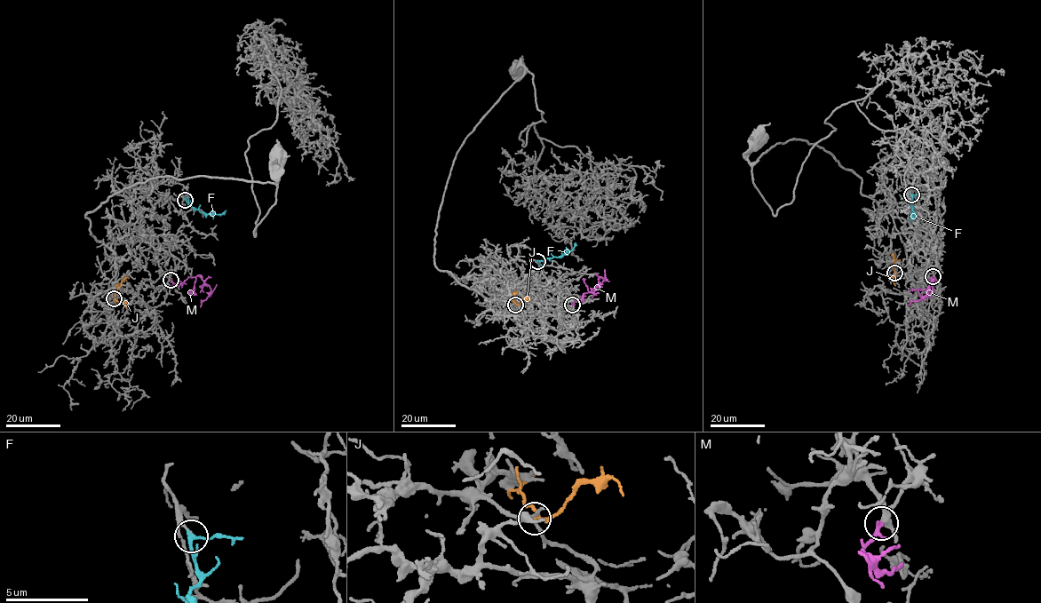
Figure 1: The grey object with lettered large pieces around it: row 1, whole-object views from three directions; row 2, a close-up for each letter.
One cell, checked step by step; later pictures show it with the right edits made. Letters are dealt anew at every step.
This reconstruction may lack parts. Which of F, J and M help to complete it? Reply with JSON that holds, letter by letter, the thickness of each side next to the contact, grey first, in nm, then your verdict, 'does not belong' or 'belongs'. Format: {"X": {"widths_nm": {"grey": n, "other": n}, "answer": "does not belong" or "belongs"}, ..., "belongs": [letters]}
{"F": {"widths_nm": {"grey": 130, "other": 160}, "answer": "does not belong"}, "J": {"widths_nm": {"grey": 180, "other": 140}, "answer": "does not belong"}, "M": {"widths_nm": {"grey": 280, "other": 200}, "answer": "belongs"}, "belongs": ["M"]}

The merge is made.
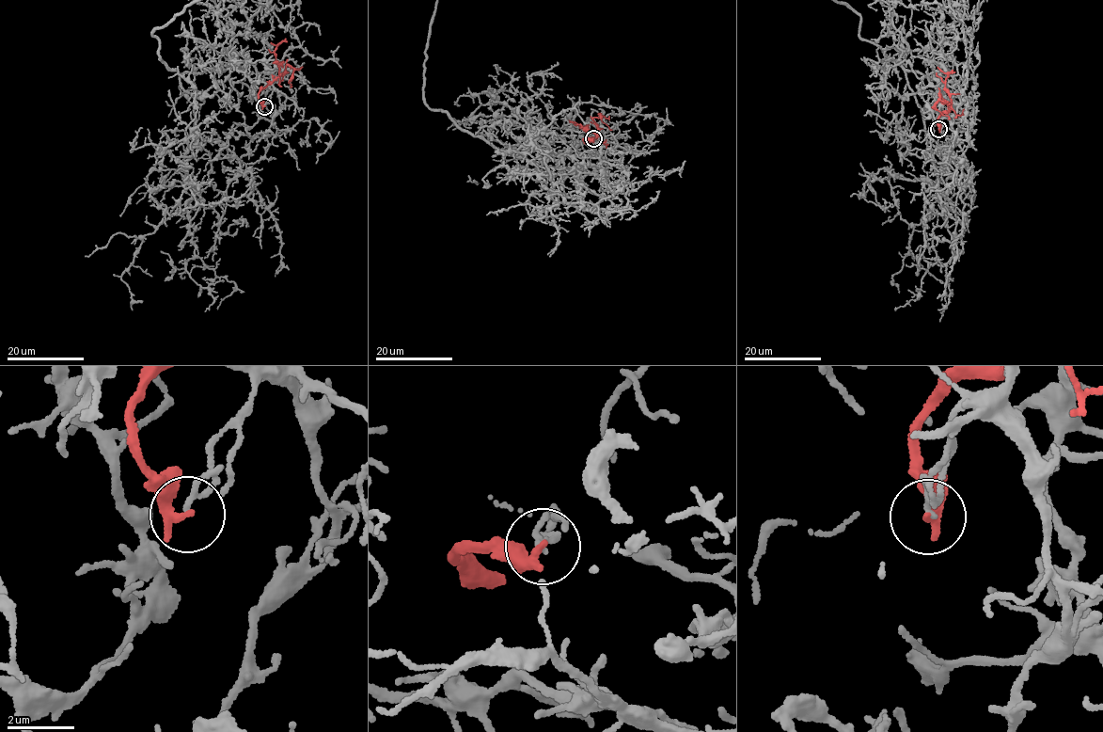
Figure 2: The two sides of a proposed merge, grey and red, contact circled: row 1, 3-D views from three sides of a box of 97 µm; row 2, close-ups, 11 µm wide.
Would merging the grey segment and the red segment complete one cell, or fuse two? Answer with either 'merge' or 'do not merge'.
do not merge

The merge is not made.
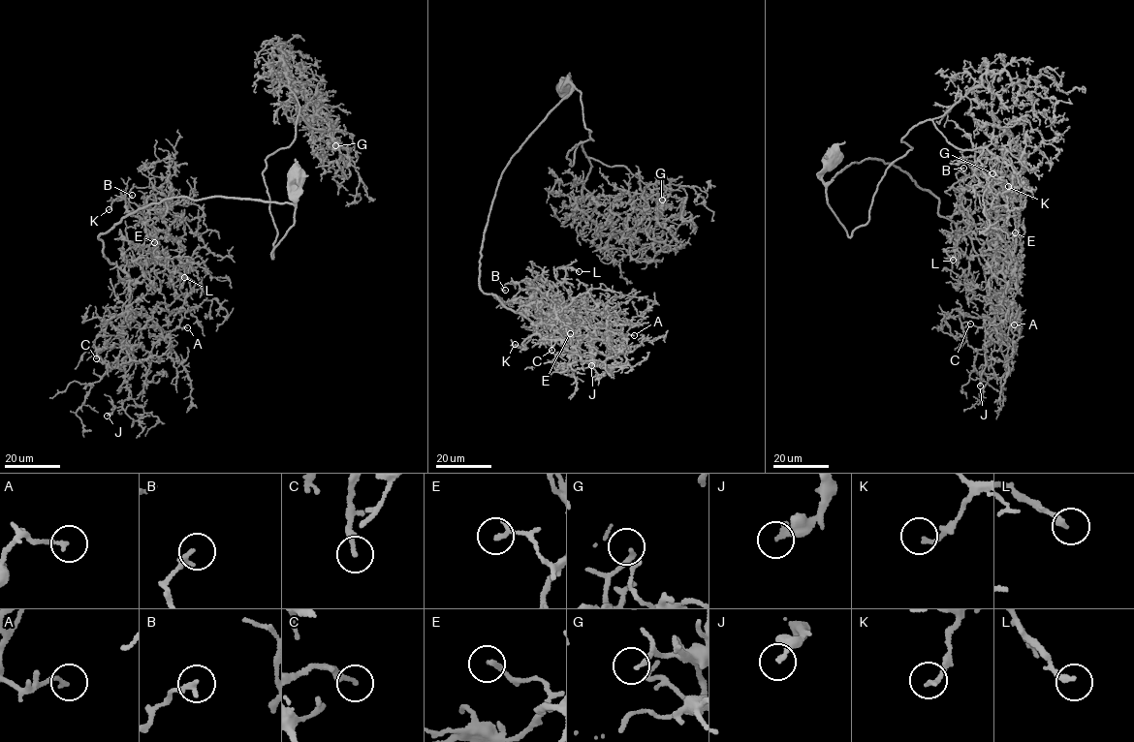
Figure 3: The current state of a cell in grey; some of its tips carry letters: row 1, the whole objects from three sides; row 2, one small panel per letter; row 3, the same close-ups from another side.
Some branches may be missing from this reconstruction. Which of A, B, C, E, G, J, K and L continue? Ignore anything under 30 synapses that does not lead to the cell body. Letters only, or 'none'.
none

